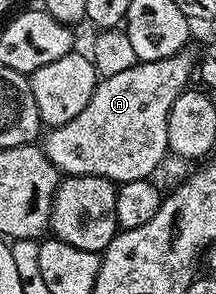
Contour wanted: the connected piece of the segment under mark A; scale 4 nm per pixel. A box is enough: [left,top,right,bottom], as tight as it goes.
[43,55,194,183]

